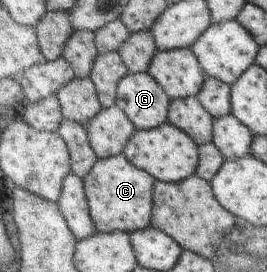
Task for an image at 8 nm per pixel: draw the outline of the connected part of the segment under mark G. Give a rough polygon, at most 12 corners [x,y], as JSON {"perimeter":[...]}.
{"perimeter":[[150,72],[121,81],[117,104],[138,130],[170,121],[172,101]]}

